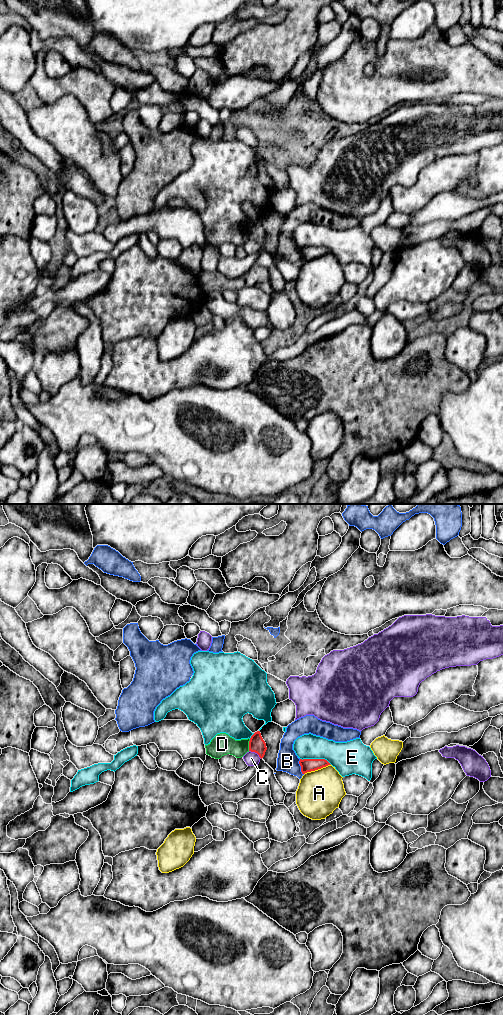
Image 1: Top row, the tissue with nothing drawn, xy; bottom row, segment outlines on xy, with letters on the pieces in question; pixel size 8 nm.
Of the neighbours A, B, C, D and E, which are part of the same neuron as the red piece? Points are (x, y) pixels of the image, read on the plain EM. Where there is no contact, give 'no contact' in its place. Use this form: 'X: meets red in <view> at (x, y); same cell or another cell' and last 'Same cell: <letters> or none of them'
A: meets red in xy at (317, 257); another cell
B: meets red in xy at (301, 255); another cell
C: meets red in xy at (255, 240); another cell
D: meets red in xy at (249, 233); another cell
E: meets red in xy at (316, 247); another cell
Same cell: none of them

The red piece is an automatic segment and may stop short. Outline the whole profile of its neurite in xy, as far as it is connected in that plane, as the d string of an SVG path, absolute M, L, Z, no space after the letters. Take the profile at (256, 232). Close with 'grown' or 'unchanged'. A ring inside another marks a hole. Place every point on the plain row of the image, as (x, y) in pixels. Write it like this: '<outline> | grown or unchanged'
M260 219L255 220L249 229L249 239L255 240L262 247L267 238L266 231L263 228Z | unchanged

